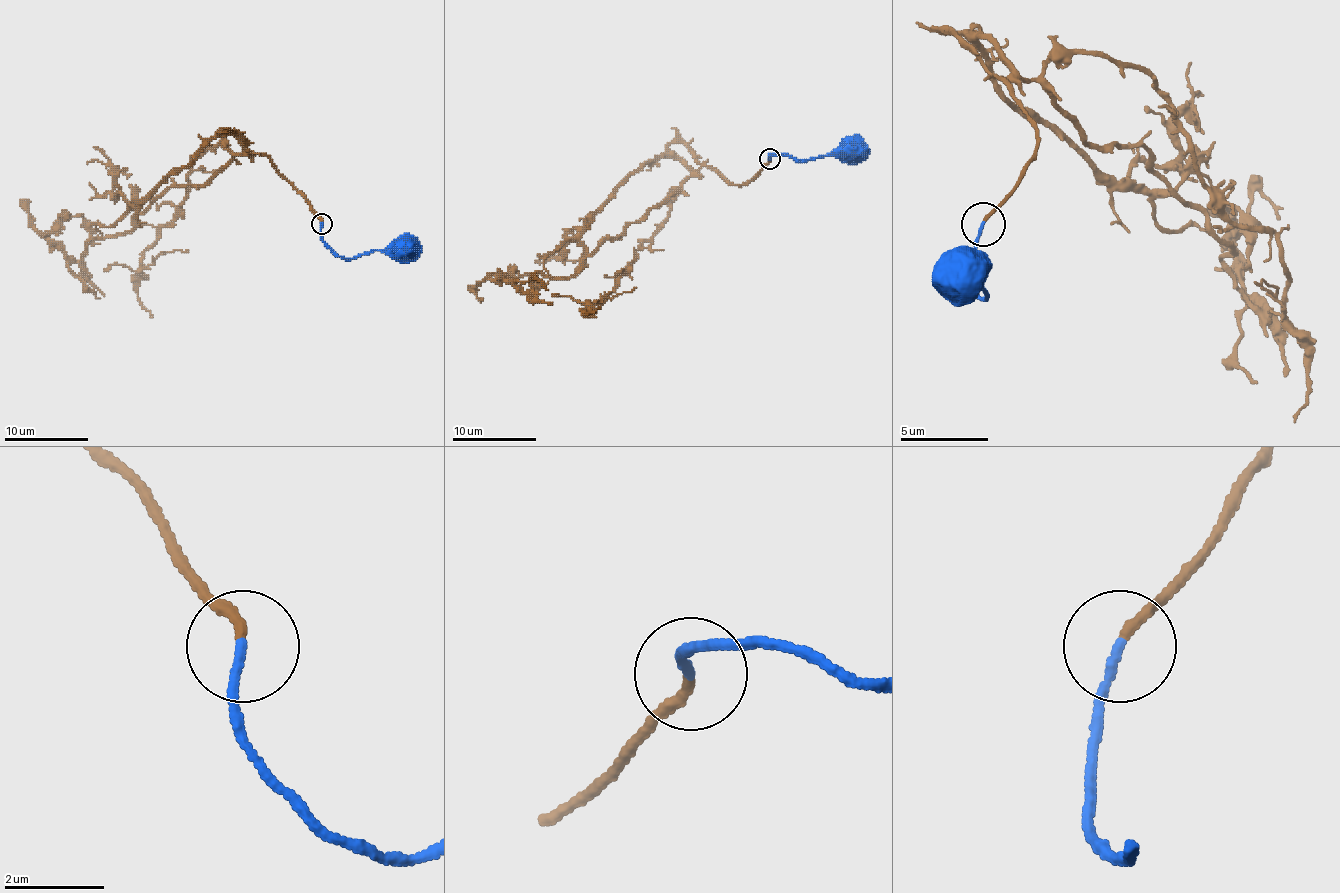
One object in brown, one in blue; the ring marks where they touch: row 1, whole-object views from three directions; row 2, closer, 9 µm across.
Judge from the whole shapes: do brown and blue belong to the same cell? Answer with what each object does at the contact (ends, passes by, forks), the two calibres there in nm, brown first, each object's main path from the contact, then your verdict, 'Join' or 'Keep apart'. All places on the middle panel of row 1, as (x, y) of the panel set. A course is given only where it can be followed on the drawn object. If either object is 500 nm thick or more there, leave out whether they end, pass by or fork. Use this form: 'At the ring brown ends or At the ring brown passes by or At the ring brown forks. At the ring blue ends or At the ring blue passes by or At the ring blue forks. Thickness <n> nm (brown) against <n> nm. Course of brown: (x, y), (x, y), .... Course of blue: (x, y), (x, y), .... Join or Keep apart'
At the ring brown ends. At the ring blue ends. Thickness 220 nm (brown) against 190 nm. Course of brown: (770, 160), (741, 185), (701, 166), (609, 237), (573, 275), (537, 273), (520, 292), (493, 279), (548, 281). Course of blue: (770, 160), (768, 155), (804, 160), (842, 155), (852, 147). Join

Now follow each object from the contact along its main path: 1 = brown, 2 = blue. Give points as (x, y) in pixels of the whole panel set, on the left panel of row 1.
1: (322, 223), (253, 153), (173, 185), (81, 262), (45, 237), (81, 214), (100, 243)
2: (322, 223), (320, 239), (335, 254), (345, 258), (356, 258), (398, 241), (404, 246)

